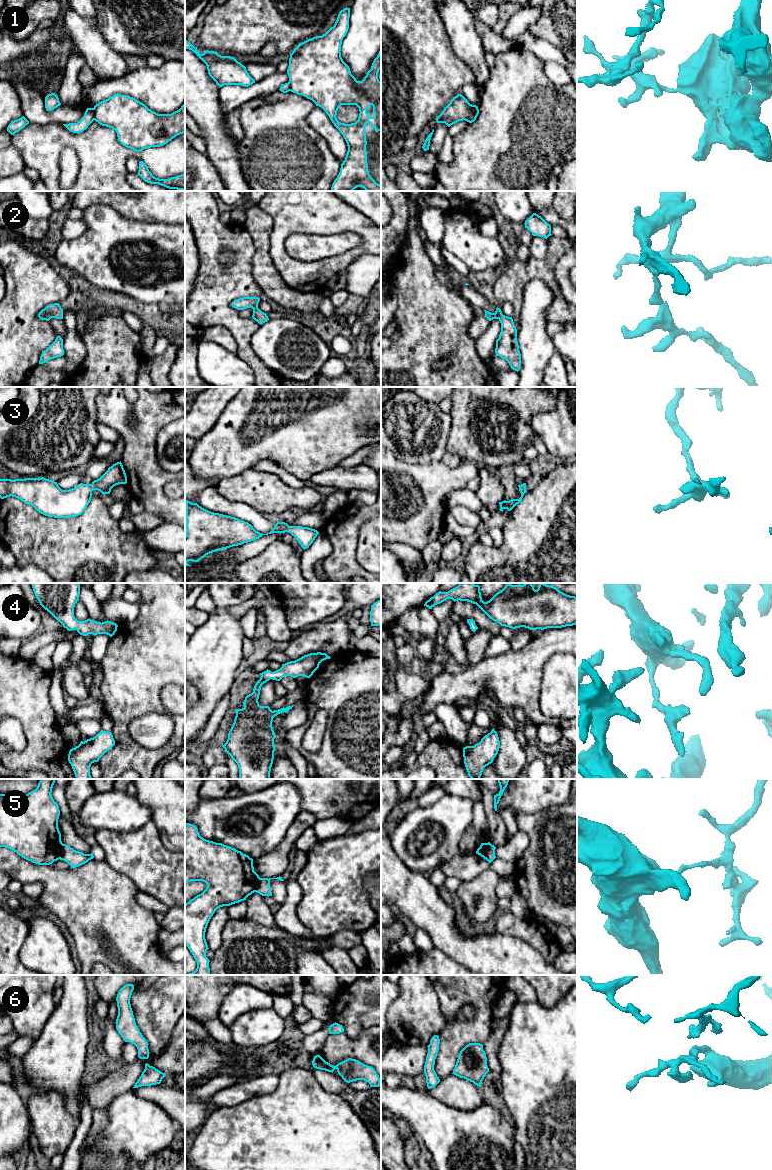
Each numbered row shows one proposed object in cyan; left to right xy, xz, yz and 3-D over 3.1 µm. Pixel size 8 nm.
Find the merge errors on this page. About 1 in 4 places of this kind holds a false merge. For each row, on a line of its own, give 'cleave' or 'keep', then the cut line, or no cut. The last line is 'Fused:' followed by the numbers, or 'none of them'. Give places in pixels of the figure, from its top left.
1: cleave; cut xy (93, 108), (94, 119)
2: keep; cut none
3: keep; cut none
4: keep; cut none
5: cleave; cut xy (63, 844), (58, 858)
6: keep; cut none
Fused: 1, 5

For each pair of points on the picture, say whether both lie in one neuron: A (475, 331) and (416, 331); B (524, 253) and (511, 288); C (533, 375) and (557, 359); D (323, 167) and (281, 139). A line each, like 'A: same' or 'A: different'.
A: different
B: different
C: different
D: same

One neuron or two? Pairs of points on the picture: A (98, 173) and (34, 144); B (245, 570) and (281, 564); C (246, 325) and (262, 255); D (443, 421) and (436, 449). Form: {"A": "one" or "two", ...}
{"A": "one", "B": "one", "C": "two", "D": "one"}

